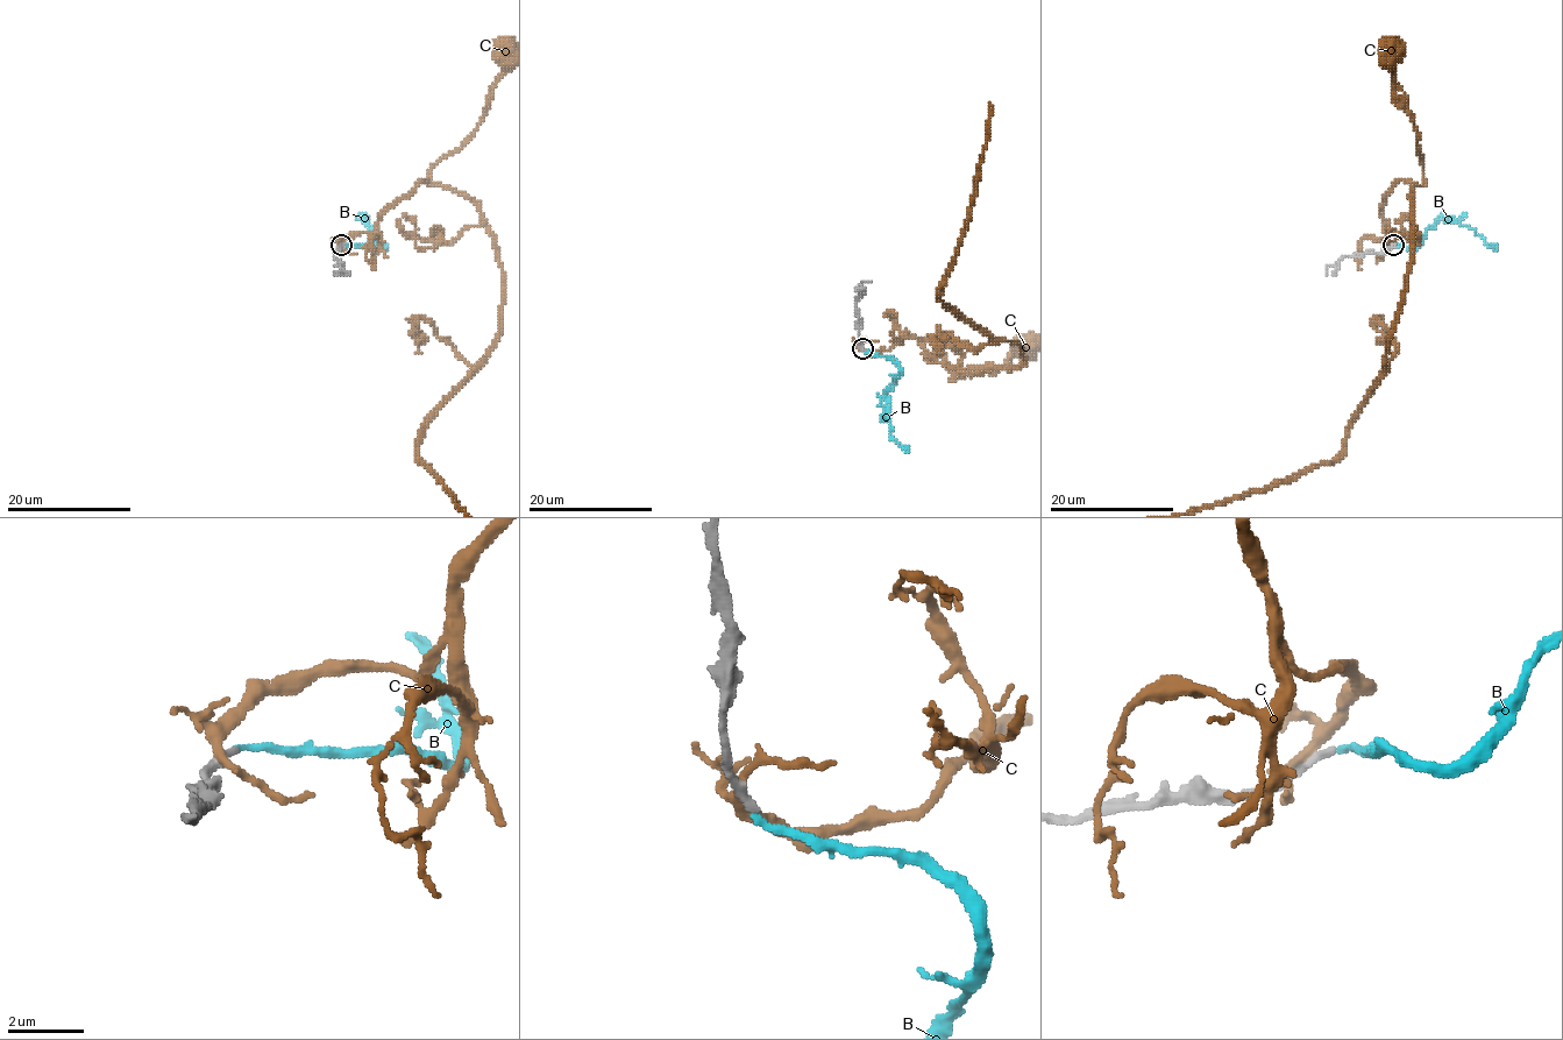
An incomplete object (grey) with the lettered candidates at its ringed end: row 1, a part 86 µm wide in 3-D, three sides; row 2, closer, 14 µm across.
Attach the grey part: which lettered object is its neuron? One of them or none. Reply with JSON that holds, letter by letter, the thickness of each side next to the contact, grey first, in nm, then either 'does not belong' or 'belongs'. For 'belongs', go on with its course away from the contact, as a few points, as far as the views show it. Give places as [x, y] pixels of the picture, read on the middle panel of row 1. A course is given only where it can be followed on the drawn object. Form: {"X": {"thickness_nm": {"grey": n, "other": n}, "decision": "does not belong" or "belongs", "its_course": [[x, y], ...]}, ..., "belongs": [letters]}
{"B": {"thickness_nm": {"grey": 200, "other": 190}, "decision": "belongs", "its_course": [[862, 349], [889, 355], [900, 369], [886, 394], [887, 411], [890, 437], [909, 453]]}, "C": {"thickness_nm": {"grey": 300, "other": 240}, "decision": "does not belong"}, "belongs": ["B"]}

